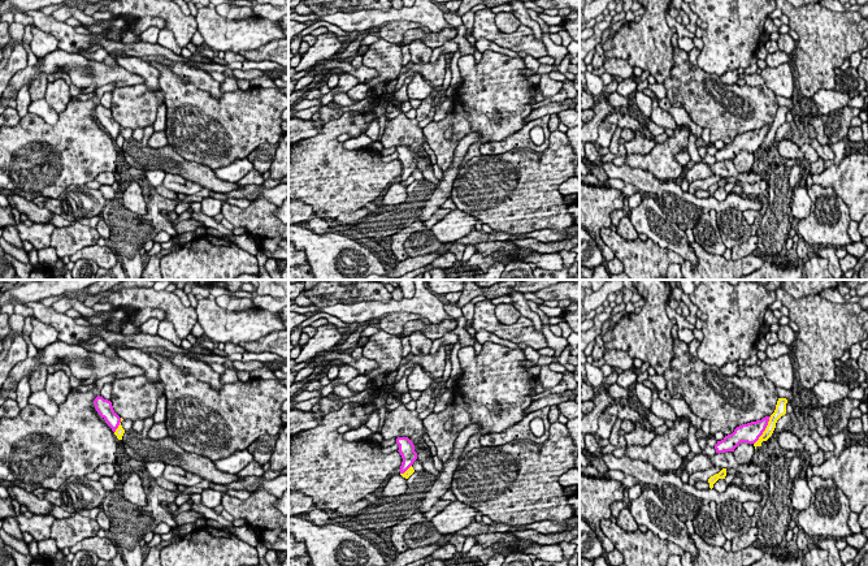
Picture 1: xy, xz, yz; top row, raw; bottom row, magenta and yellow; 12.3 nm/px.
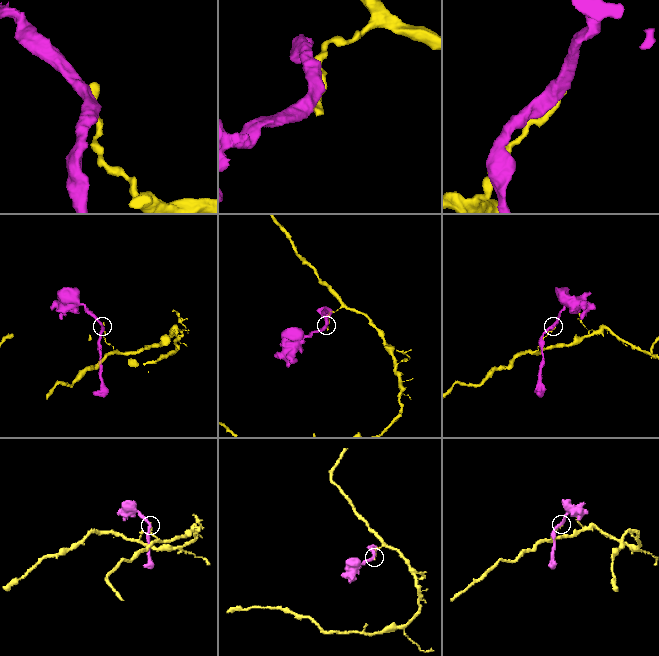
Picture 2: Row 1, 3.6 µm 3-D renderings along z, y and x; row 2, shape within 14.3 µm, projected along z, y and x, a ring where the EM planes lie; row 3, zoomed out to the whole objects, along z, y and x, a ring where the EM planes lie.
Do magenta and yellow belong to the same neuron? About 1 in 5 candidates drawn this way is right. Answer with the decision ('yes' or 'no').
no

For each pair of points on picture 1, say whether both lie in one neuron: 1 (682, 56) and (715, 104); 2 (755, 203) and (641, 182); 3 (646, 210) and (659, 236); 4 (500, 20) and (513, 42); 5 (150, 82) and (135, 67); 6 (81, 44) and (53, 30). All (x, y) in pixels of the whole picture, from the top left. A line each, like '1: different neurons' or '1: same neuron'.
1: same neuron
2: same neuron
3: same neuron
4: different neurons
5: same neuron
6: same neuron

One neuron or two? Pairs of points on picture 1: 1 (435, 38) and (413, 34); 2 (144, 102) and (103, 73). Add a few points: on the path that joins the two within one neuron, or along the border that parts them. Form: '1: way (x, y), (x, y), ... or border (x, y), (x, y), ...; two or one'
1: way (430, 38), (419, 34); one
2: border (143, 82), (117, 86), (114, 89); two

